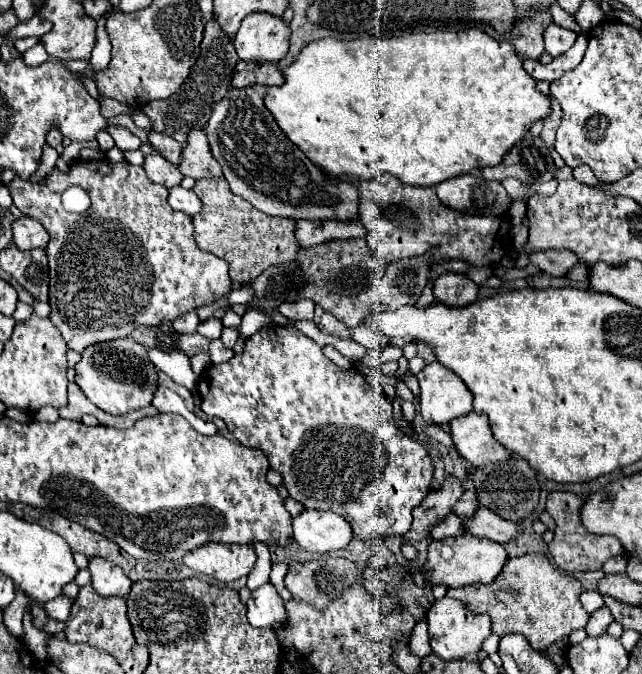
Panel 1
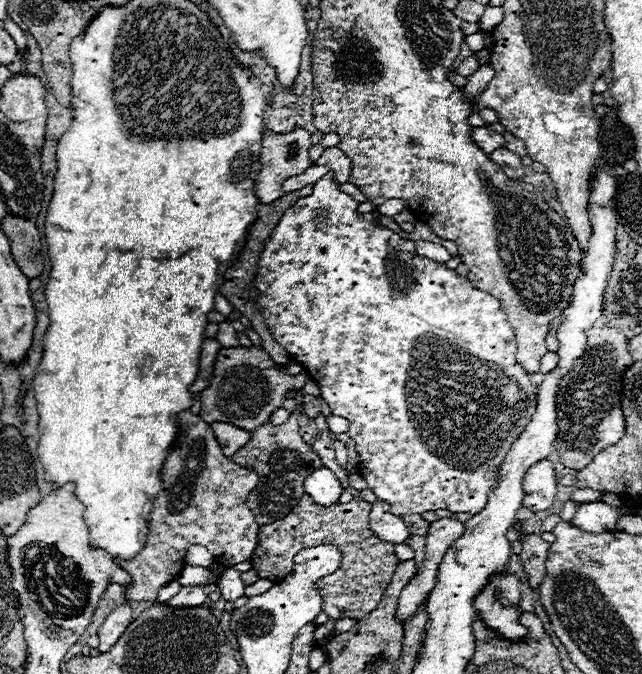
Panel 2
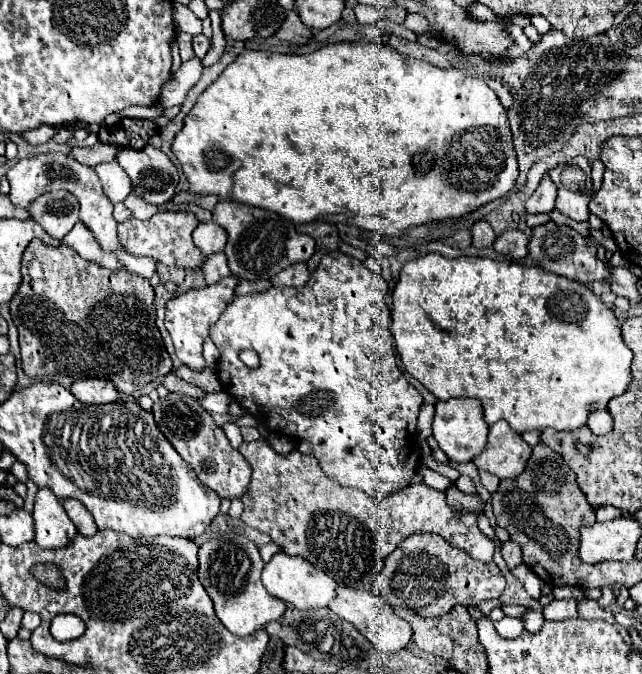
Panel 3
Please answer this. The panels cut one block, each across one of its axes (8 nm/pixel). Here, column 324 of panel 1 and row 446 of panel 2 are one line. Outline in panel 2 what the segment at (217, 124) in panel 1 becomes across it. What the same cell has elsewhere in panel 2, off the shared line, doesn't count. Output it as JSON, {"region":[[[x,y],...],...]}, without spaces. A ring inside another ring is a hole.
{"region":[[[180,412],[176,416],[176,426],[178,426],[178,436],[176,436],[172,452],[168,454],[164,468],[162,468],[162,492],[156,496],[154,510],[150,514],[150,534],[148,534],[146,546],[140,550],[140,554],[134,560],[118,564],[134,580],[134,586],[124,590],[126,600],[156,600],[158,590],[162,586],[166,586],[168,582],[178,578],[180,570],[184,568],[186,550],[192,544],[206,546],[216,556],[216,560],[220,564],[224,564],[226,568],[250,560],[254,550],[256,550],[256,544],[258,544],[260,526],[256,524],[254,514],[244,504],[246,496],[258,484],[256,470],[254,468],[242,468],[240,464],[226,458],[222,454],[218,440],[214,438],[210,424],[200,420],[200,416],[194,416],[190,412]]]}

